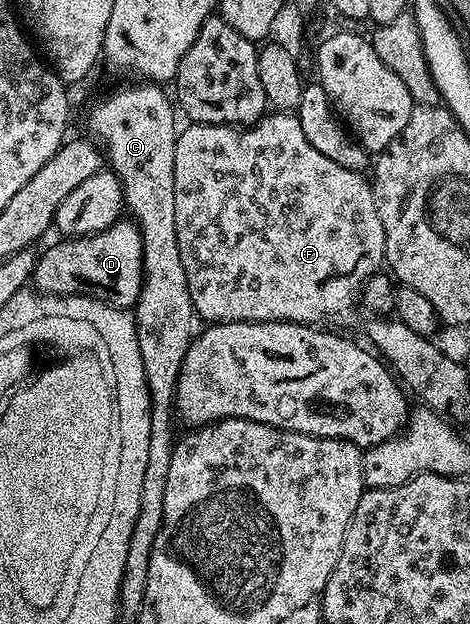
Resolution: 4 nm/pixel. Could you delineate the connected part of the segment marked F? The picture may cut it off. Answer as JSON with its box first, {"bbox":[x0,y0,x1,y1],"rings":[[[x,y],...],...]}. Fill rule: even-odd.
{"bbox":[174,111,386,325],"rings":[[[274,111],[249,125],[229,123],[190,123],[177,132],[174,144],[174,192],[176,193],[176,241],[184,273],[188,277],[188,293],[192,297],[195,316],[211,323],[308,323],[311,325],[338,325],[360,303],[366,280],[383,266],[386,258],[384,225],[376,213],[374,188],[371,180],[361,171],[344,169],[324,153],[319,153],[304,137],[297,114]]]}

